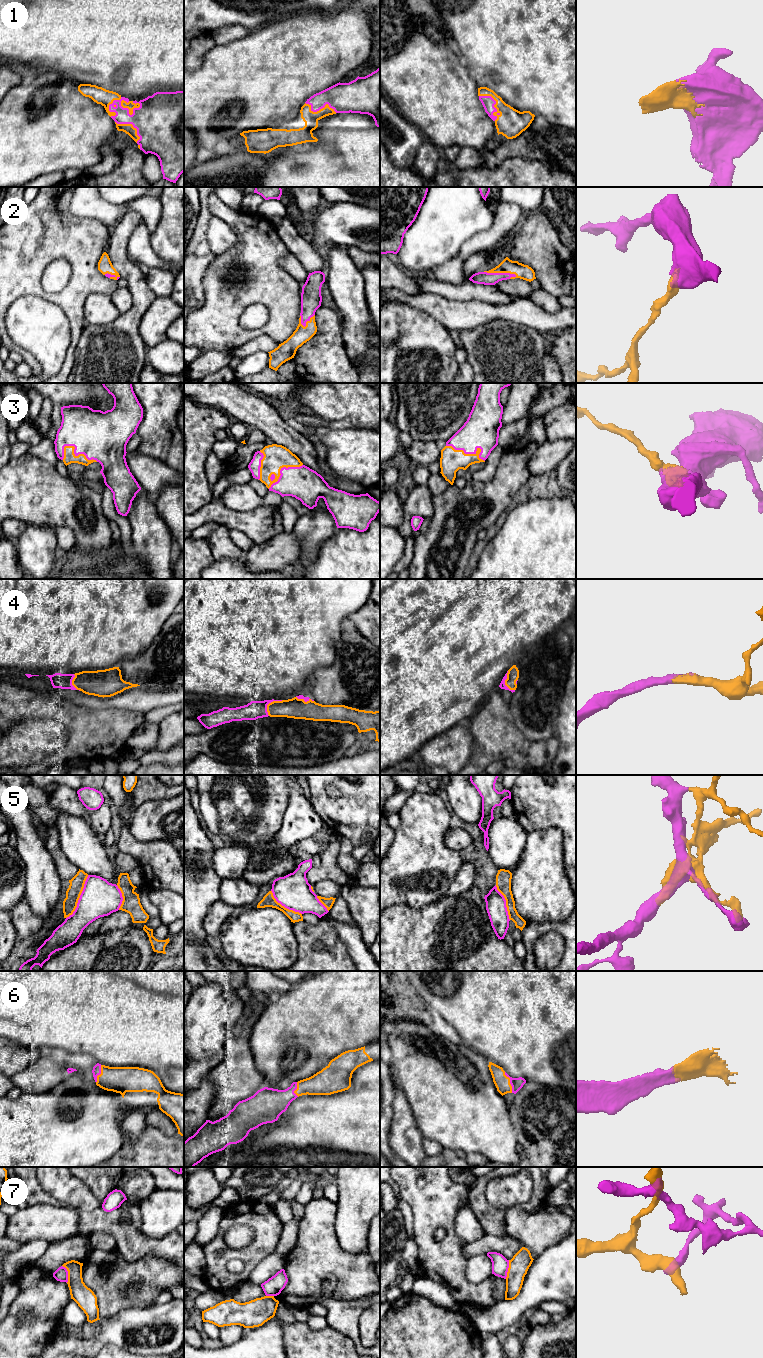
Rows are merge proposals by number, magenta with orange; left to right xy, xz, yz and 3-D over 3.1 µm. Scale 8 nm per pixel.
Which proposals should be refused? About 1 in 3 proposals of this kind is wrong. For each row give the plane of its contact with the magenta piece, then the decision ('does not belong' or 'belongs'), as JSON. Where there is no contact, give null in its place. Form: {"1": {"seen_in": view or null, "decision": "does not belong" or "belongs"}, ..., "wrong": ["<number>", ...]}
{"1": {"seen_in": "xy", "decision": "belongs"}, "2": {"seen_in": "yz", "decision": "belongs"}, "3": {"seen_in": "xz", "decision": "belongs"}, "4": {"seen_in": "xz", "decision": "belongs"}, "5": {"seen_in": "xy", "decision": "belongs"}, "6": {"seen_in": "yz", "decision": "belongs"}, "7": {"seen_in": "yz", "decision": "does not belong"}, "wrong": ["7"]}

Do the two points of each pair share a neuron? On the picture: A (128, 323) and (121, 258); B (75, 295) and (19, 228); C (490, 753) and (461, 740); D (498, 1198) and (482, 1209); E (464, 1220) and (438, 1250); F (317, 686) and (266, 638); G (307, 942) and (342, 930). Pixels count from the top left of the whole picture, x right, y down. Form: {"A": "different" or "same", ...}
{"A": "same", "B": "same", "C": "different", "D": "different", "E": "different", "F": "different", "G": "different"}

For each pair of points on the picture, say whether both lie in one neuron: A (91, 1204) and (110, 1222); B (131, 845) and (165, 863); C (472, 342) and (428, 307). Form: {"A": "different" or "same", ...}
{"A": "different", "B": "same", "C": "different"}

